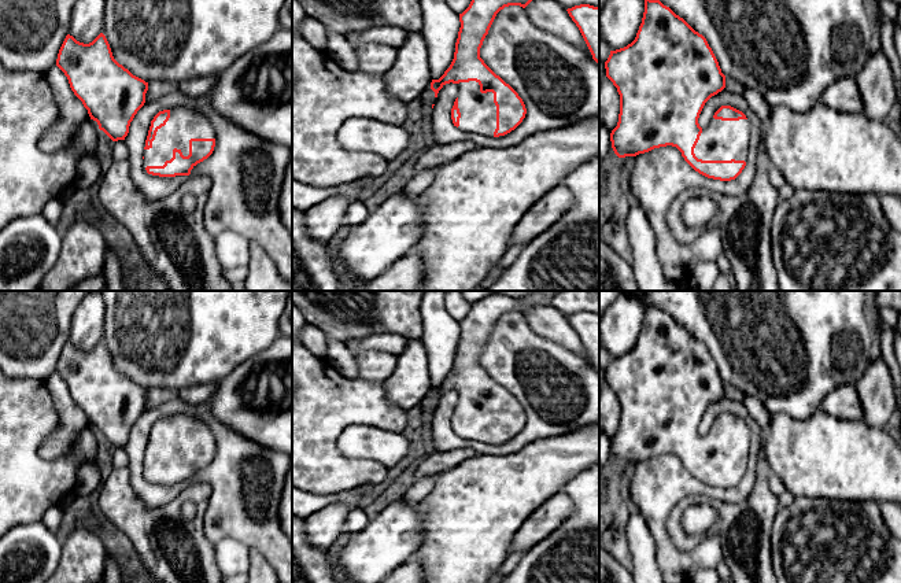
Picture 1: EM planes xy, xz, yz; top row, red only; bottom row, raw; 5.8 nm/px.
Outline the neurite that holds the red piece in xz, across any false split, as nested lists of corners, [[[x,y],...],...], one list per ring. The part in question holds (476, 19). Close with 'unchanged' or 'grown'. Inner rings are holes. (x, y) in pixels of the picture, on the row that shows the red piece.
[[[472,0],[459,14],[454,59],[431,89],[437,97],[446,84],[458,86],[451,108],[454,126],[464,132],[499,137],[514,130],[527,108],[518,93],[480,58],[480,48],[496,14],[509,5],[525,8],[532,0]]]; grown

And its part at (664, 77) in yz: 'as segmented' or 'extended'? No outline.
extended

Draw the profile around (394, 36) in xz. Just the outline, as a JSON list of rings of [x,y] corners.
[[[383,26],[346,34],[344,37],[354,48],[366,43],[388,44],[399,48],[405,44],[407,32],[398,26]]]

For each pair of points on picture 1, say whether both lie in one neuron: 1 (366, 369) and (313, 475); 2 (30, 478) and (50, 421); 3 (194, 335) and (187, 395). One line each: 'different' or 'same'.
1: different
2: same
3: different

